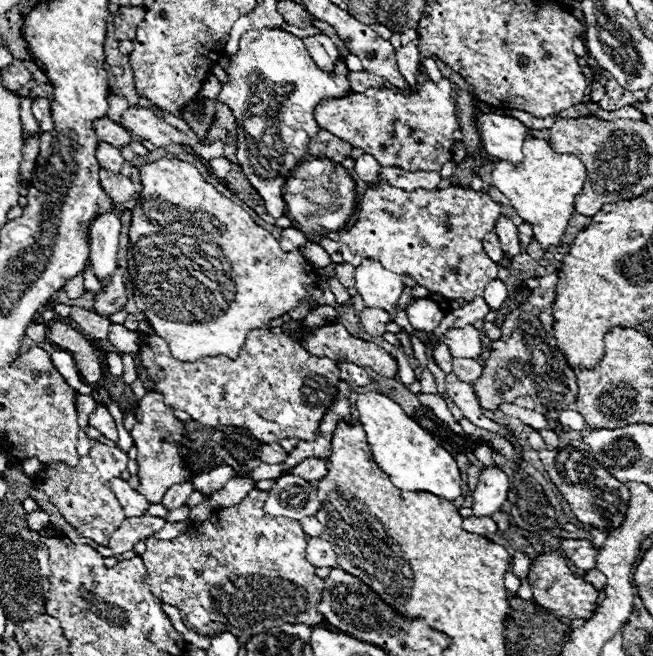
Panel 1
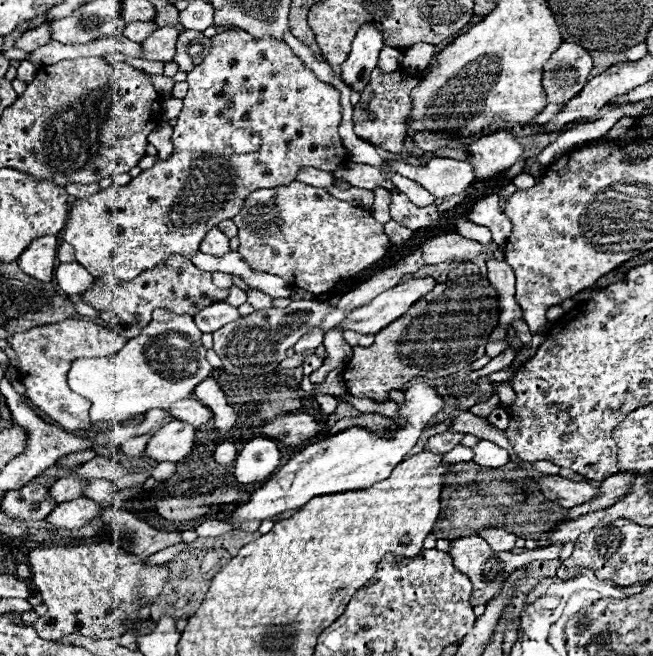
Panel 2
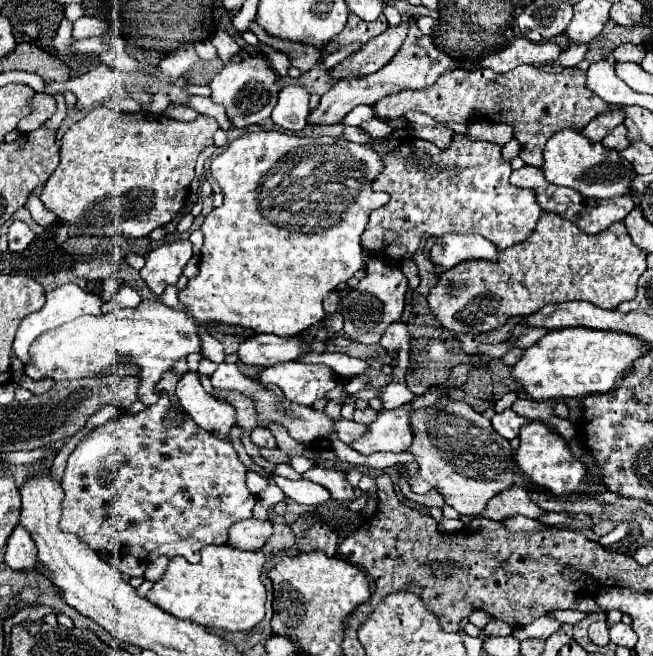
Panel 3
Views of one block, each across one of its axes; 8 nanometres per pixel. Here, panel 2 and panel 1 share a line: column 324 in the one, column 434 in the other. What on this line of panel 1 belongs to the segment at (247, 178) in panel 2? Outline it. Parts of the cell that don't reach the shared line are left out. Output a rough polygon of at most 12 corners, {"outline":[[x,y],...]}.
{"outline":[[452,86],[322,100],[320,128],[380,166],[438,172],[460,128]]}

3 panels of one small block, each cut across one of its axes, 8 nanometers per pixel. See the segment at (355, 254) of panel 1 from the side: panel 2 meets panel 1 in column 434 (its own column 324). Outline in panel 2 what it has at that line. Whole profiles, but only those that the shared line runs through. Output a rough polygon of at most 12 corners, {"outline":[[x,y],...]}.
{"outline":[[296,180],[232,220],[254,270],[312,294],[392,246],[368,208]]}

